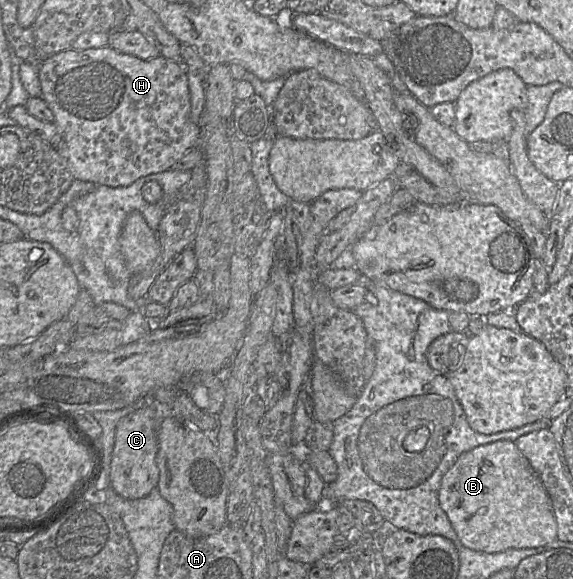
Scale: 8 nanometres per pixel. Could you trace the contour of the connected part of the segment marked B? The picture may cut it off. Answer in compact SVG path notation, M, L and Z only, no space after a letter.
M500 440L462 453L442 477L438 501L462 545L477 552L537 548L557 538L550 497L513 441Z

